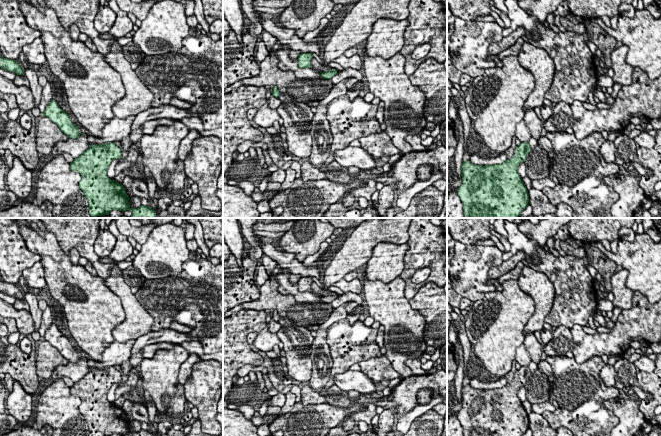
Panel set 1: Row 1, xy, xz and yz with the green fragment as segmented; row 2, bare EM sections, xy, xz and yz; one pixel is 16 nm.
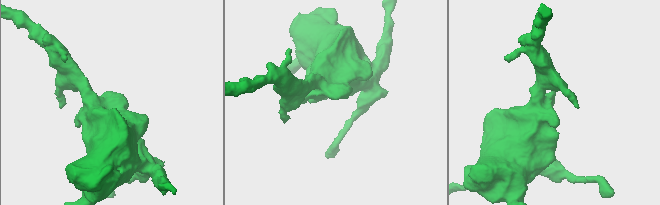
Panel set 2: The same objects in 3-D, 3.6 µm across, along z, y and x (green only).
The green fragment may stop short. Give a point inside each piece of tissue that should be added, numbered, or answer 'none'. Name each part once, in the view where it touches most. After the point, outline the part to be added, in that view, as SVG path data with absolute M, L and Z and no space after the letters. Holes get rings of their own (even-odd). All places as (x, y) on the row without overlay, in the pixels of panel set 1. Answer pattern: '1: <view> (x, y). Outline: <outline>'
none

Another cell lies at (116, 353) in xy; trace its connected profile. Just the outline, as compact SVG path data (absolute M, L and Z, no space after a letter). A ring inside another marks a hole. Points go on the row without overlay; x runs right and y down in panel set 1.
M130 340L125 343L114 341L109 347L105 348L100 362L89 358L88 366L92 369L103 369L104 367L121 365L124 361L129 360L135 341Z

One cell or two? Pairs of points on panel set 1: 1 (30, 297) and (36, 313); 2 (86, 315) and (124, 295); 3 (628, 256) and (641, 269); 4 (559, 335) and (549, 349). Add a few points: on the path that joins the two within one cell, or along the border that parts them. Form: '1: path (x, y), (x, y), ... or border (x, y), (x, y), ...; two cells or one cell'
1: path (33, 301), (34, 309); one cell
2: border (103, 279), (119, 298), (124, 320); two cells
3: path (631, 259), (638, 266); one cell
4: path (559, 338), (552, 346); one cell

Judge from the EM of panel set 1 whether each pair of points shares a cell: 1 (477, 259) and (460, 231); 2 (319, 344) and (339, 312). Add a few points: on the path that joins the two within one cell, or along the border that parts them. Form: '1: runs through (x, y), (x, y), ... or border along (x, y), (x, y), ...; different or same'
1: border along (457, 240), (472, 244); different
2: runs through (321, 336), (321, 330), (331, 320); same

